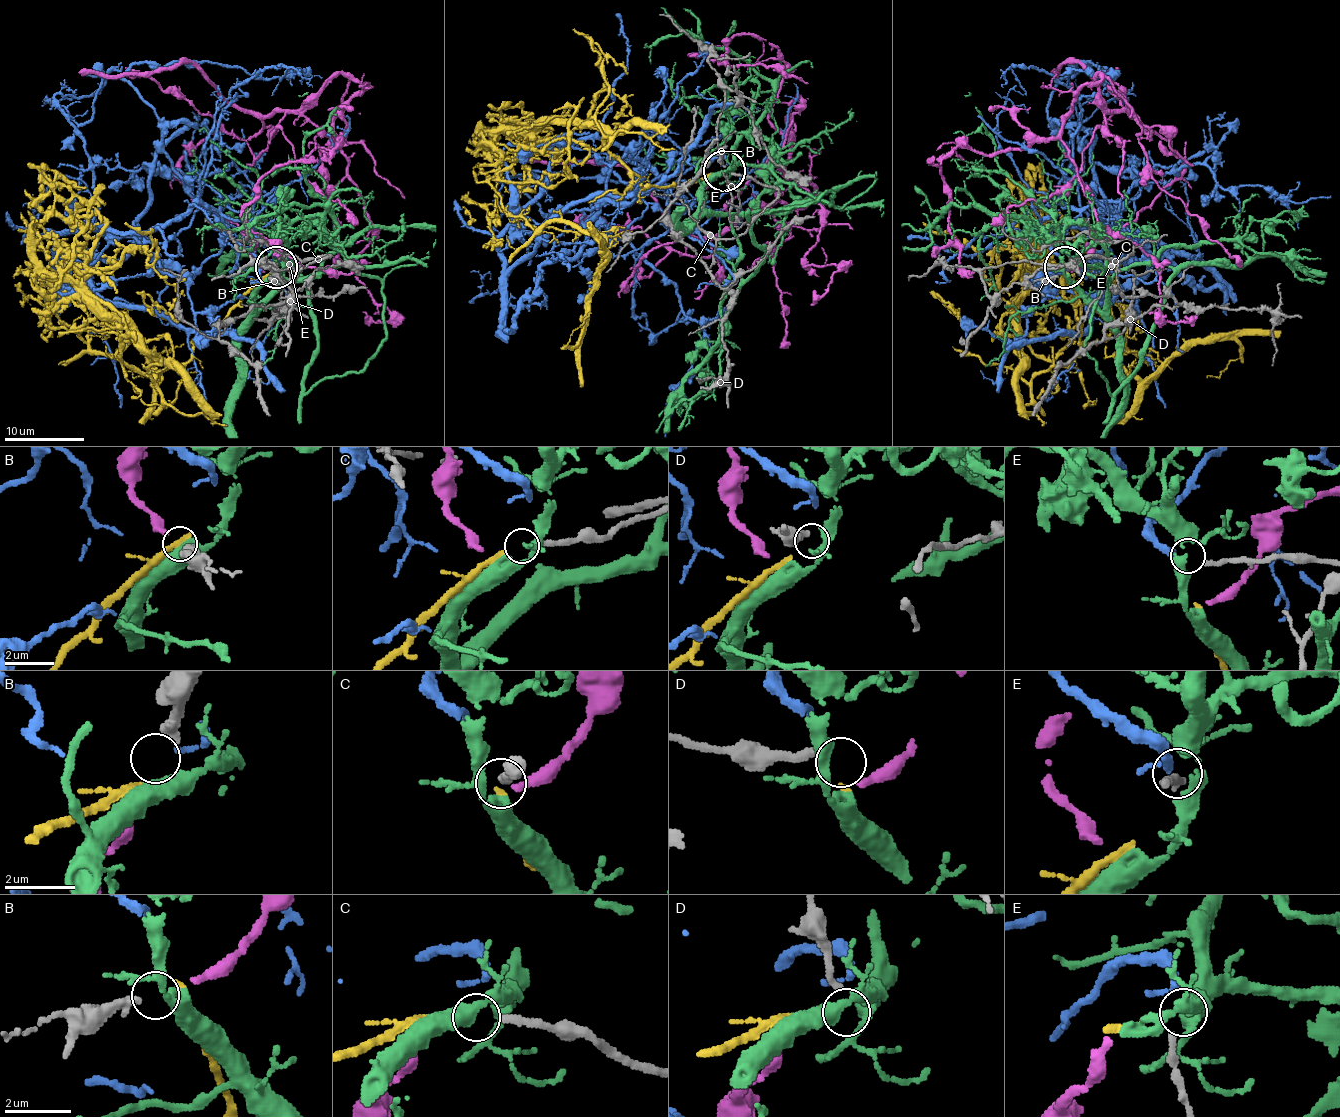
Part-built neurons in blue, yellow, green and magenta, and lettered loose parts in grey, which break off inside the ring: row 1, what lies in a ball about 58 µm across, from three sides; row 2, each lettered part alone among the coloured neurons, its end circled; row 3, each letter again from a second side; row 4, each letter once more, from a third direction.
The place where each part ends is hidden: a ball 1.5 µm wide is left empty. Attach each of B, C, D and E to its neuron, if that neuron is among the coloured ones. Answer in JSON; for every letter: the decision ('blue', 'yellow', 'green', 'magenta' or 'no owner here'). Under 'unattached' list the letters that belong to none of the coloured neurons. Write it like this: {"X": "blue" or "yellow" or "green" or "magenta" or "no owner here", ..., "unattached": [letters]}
{"B": "no owner here", "C": "yellow", "D": "no owner here", "E": "blue", "unattached": ["B", "D"]}

